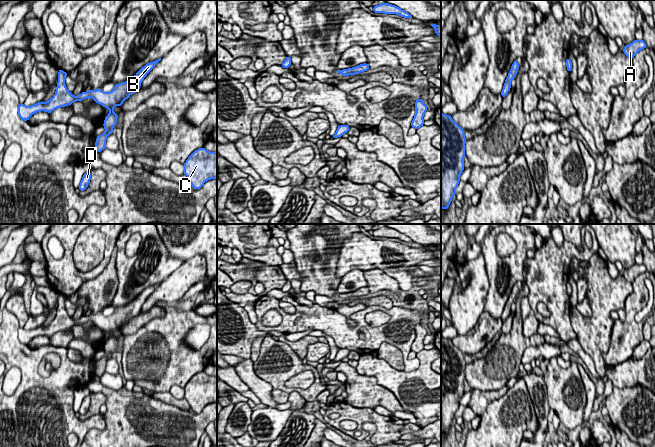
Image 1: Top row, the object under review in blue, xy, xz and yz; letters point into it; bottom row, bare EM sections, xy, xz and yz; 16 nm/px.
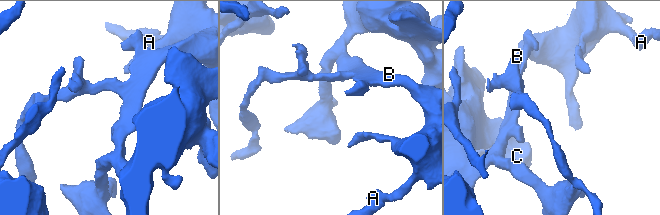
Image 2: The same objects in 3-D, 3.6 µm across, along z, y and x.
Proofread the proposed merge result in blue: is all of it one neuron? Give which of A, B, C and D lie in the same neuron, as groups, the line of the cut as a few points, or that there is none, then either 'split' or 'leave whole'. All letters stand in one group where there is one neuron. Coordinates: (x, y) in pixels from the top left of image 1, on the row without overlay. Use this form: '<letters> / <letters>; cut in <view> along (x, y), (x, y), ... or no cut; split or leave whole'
A B C D; no cut; leave whole

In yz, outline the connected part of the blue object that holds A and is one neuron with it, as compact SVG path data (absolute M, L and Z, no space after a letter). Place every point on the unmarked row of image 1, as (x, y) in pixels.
M634 264L631 268L625 269L623 276L628 282L632 283L636 277L646 271L647 268L644 264Z

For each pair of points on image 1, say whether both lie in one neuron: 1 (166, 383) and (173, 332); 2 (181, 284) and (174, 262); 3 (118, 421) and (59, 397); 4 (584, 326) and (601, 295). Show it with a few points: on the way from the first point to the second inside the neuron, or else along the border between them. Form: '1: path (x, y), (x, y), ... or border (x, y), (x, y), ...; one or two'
1: path (178, 370), (178, 348), (176, 345); one
2: border (184, 261), (161, 282); two
3: border (104, 415), (105, 427), (90, 429), (87, 432); two
4: path (592, 320), (601, 311), (601, 303); one

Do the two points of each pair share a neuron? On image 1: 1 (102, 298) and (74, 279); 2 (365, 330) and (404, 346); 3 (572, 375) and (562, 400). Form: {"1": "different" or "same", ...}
{"1": "different", "2": "same", "3": "same"}

